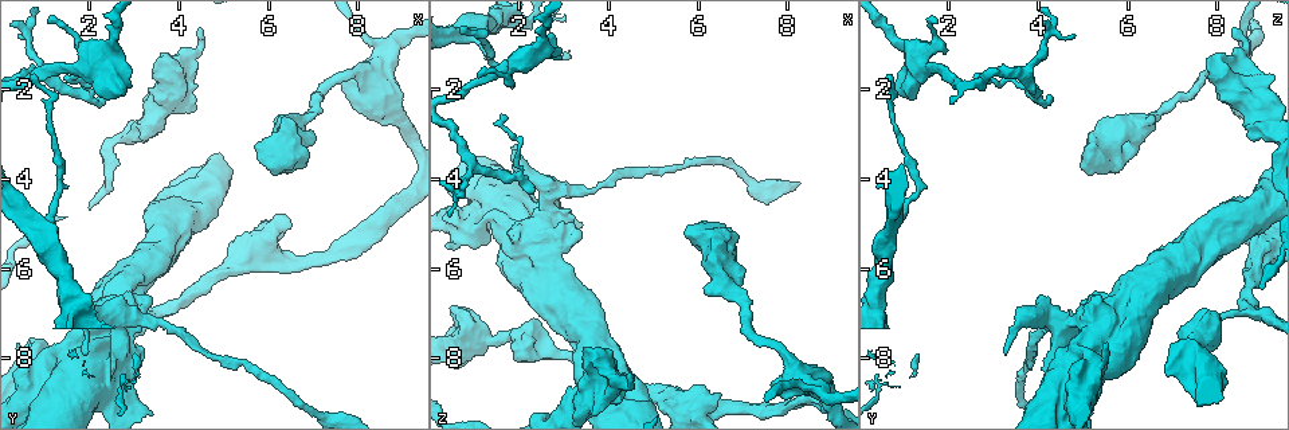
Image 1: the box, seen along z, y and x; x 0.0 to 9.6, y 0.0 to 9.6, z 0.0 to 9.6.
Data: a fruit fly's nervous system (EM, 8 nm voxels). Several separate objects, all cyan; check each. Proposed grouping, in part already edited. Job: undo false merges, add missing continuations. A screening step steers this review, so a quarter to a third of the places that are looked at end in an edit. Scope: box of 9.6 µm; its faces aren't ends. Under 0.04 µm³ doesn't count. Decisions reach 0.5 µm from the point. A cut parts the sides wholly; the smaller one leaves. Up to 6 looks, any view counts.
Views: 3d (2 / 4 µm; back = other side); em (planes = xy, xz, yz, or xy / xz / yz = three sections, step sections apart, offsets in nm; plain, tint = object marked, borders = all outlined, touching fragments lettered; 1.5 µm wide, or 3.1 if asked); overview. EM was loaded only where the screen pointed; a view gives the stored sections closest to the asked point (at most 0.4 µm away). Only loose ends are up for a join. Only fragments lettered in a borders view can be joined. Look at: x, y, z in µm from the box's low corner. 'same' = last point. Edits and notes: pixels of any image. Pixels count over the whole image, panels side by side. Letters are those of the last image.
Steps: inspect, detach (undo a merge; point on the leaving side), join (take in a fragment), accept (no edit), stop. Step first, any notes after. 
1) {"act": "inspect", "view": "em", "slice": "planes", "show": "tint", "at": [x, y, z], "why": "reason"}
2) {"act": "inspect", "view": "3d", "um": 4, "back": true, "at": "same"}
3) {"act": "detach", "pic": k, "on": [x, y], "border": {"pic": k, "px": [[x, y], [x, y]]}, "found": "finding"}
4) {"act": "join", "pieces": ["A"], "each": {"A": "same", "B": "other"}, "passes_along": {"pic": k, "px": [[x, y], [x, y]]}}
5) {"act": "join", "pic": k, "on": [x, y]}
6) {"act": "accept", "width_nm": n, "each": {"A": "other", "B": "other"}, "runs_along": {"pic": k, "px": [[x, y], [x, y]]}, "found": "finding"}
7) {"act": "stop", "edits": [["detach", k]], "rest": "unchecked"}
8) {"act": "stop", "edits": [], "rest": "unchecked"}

{"act": "inspect", "view": "3d", "um": 4, "at": [1.10, 8.05, 7.50]}

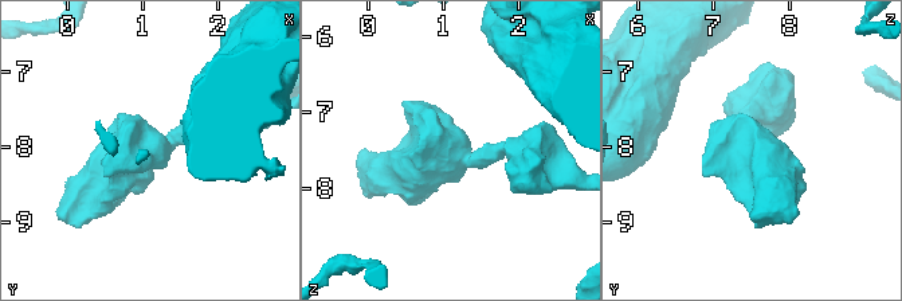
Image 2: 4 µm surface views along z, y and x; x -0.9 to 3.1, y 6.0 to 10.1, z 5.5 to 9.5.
{"act": "inspect", "view": "em", "slice": "planes", "show": "plain", "at": [1.05, 8.05, 7.50], "why": "need the tissue"}

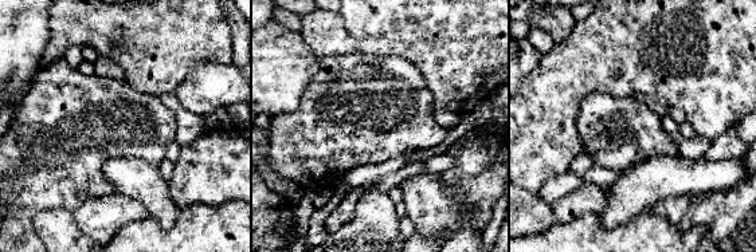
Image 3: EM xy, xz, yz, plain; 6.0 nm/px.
{"act": "inspect", "view": "em", "slice": "planes", "show": "borders", "at": "same"}

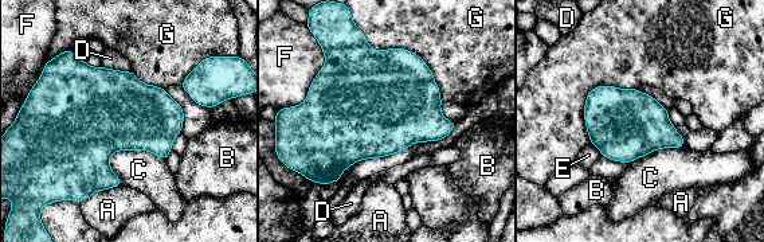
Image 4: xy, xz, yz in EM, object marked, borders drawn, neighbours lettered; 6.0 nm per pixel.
{"act": "accept", "longest_contact_nm": ["G", 750], "each": {"A": "other", "B": "other", "C": "other", "D": "other", "E": "other", "F": "other", "G": "other"}, "border": {"pic": 4, "px": [[164, 160], [116, 151], [108, 166]]}, "found": "continuous, no second neuron"}

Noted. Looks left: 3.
{"act": "inspect", "view": "3d", "um": 4, "at": [2.25, 2.10, 4.25], "why": "branch stops here"}

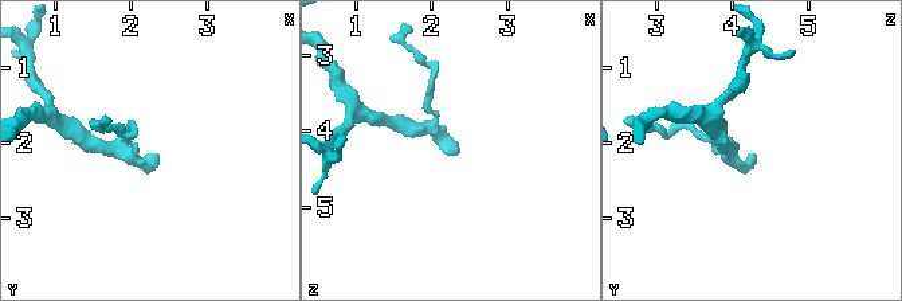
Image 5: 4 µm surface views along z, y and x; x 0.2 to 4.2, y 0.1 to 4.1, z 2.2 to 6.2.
{"act": "inspect", "view": "em", "slice": "planes", "show": "borders", "at": [2.25, 2.15, 4.25]}

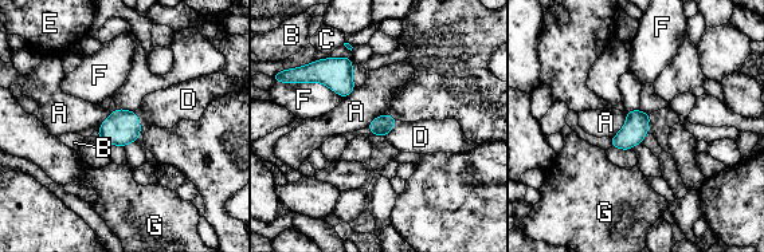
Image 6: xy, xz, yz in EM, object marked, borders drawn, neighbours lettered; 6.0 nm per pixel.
{"act": "join", "pieces": ["D"], "longest_contact_nm": ["F", 300], "each": {"A": "other", "B": "other", "C": "other", "D": "same", "E": "other", "F": "other", "G": "other"}, "passes_along": {"pic": 6, "px": [[121, 128], [138, 119], [167, 107]]}, "found": "the neuron continues"}

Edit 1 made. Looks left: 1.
{"act": "stop", "edits": [["join", 6]], "rest": "unchecked"}

